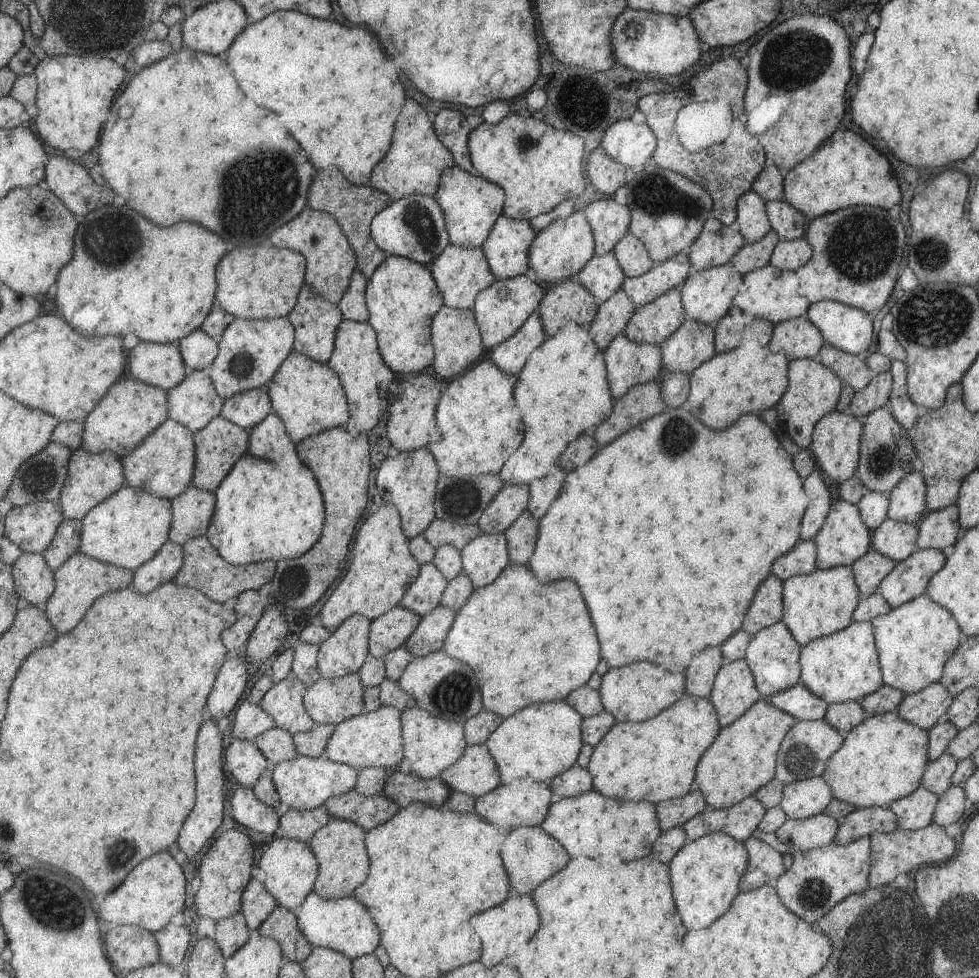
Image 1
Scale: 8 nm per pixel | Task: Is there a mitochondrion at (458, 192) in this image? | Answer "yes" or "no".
no

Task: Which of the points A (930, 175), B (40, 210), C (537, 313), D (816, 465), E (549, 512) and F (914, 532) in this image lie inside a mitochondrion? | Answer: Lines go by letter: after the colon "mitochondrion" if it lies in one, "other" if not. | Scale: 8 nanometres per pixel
A: other
B: other
C: other
D: other
E: other
F: other

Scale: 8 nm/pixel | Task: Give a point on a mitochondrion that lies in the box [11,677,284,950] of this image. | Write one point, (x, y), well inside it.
(41, 908)

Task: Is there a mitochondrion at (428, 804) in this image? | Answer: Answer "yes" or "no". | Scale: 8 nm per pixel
no

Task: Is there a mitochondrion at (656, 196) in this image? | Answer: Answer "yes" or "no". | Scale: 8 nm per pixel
yes

